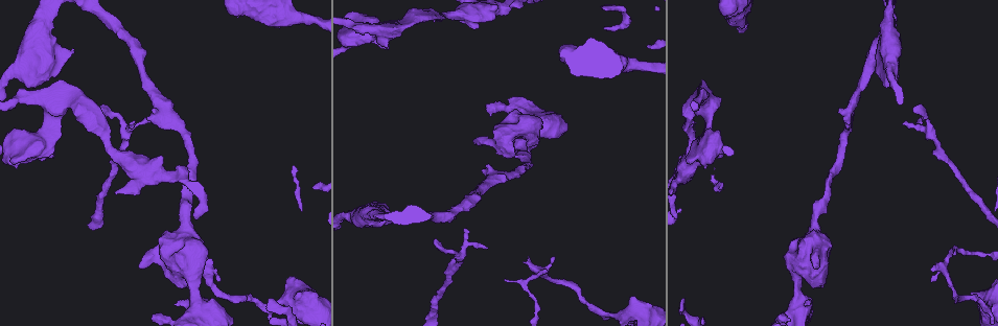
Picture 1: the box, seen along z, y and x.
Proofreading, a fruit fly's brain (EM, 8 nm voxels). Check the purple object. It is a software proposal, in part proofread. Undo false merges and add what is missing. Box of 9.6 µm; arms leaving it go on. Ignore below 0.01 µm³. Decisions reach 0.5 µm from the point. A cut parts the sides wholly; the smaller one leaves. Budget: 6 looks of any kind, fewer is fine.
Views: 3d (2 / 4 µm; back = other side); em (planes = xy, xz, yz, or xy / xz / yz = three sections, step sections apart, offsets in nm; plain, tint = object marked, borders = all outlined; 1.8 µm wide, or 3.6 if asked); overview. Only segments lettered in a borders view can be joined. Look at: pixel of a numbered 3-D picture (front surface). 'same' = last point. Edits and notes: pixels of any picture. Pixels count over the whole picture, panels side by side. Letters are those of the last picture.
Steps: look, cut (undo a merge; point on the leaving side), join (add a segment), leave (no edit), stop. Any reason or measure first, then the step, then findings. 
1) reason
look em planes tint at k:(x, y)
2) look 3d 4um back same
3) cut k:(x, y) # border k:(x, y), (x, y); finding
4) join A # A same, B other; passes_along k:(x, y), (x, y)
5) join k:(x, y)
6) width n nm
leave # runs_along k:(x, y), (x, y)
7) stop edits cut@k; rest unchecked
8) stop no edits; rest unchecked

thin end
look 3d 4um at 1:(530, 258)

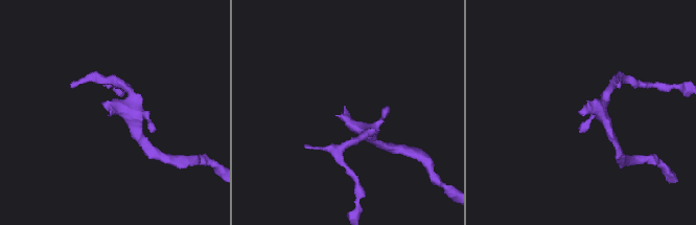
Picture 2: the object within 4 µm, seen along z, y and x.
look em planes borders at 2:(112, 111)

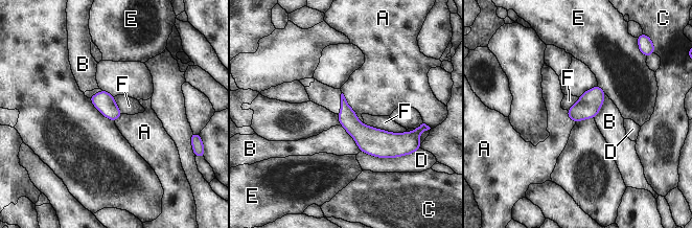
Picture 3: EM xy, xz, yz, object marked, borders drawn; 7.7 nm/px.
leave # A other, B other, C other, D other, E other, F other; border 3:(342, 92), (347, 104), (363, 123); no lettered segment goes on from it

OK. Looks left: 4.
free end
look em xy step 16 tint at 1:(815, 267)

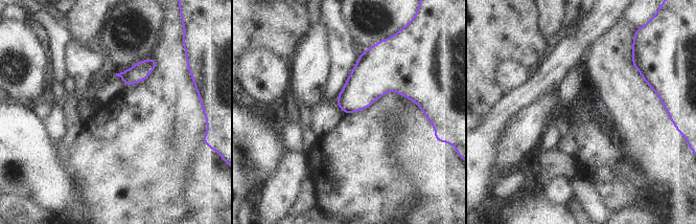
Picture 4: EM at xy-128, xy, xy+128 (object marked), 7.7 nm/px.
another direction
look em planes borders same

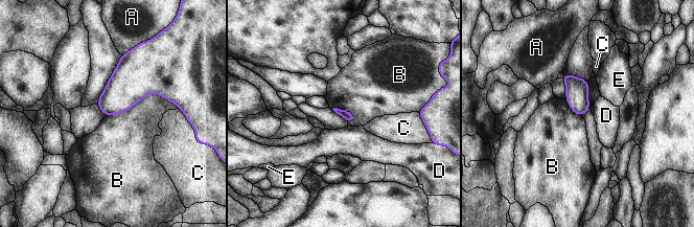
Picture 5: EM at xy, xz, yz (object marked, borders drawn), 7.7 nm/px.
leave # A other, B other, C other, D other, E other; border 5:(178, 106), (147, 93), (106, 115); none of them fits

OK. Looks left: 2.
a narrow waist
look em planes borders at 1:(702, 106)

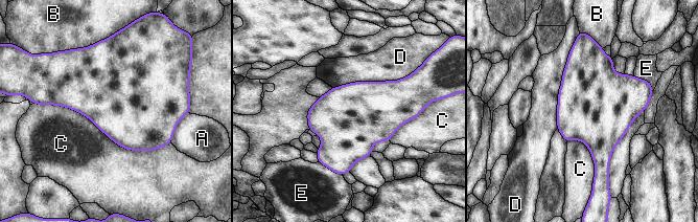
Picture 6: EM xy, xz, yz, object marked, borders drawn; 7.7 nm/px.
leave # A other, B other, C other, D other, E other; all the same neuron

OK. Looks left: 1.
stop no edits; rest unchecked

